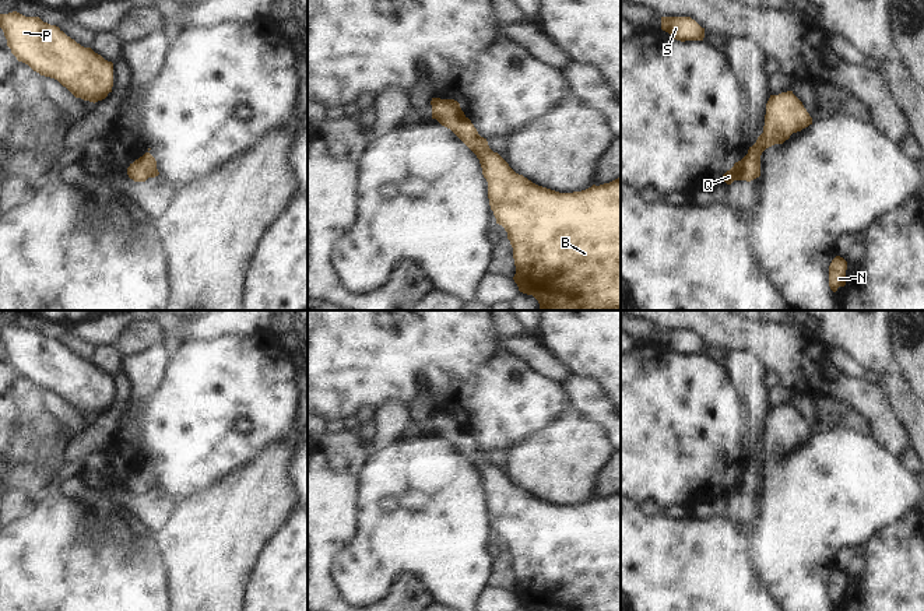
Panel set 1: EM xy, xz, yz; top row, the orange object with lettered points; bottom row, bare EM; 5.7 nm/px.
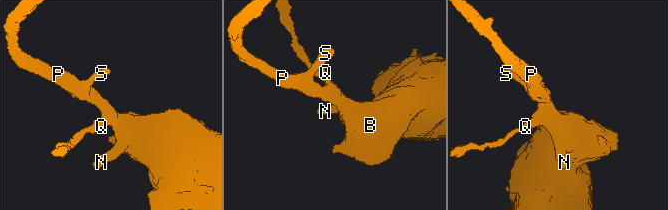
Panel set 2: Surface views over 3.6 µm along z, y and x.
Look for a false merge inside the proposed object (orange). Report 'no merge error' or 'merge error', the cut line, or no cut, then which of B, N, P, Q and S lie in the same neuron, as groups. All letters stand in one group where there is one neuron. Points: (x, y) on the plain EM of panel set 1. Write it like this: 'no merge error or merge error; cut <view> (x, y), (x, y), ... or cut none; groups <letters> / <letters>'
no merge error; cut none; groups B N P Q S

